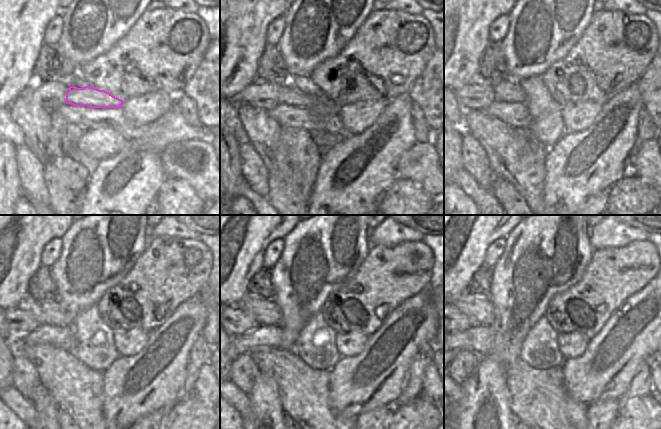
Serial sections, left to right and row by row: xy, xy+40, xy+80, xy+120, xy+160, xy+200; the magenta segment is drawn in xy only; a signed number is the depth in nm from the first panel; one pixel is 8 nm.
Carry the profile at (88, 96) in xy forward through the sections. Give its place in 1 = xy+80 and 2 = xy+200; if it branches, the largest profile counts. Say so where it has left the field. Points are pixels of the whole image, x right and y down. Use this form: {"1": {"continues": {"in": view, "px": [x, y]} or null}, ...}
{"1": {"continues": {"in": "xy+80", "px": [507, 90]}}, "2": {"continues": {"in": "xy+200", "px": [479, 310]}}}

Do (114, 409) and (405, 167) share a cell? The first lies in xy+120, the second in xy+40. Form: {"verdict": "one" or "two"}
{"verdict": "two"}

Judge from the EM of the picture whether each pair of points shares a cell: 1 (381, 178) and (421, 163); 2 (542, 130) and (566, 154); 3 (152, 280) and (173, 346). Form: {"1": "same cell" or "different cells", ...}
{"1": "different cells", "2": "different cells", "3": "different cells"}

